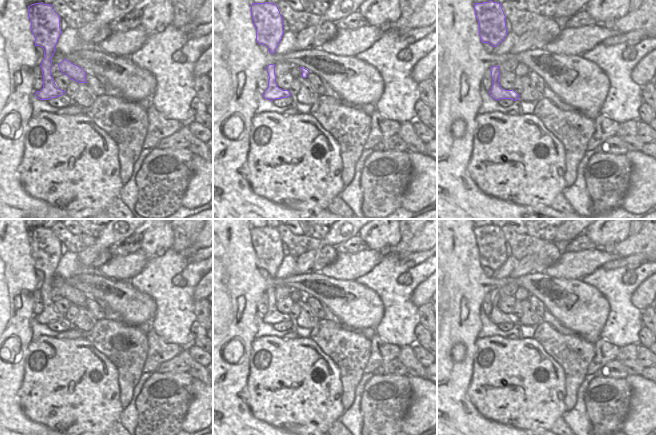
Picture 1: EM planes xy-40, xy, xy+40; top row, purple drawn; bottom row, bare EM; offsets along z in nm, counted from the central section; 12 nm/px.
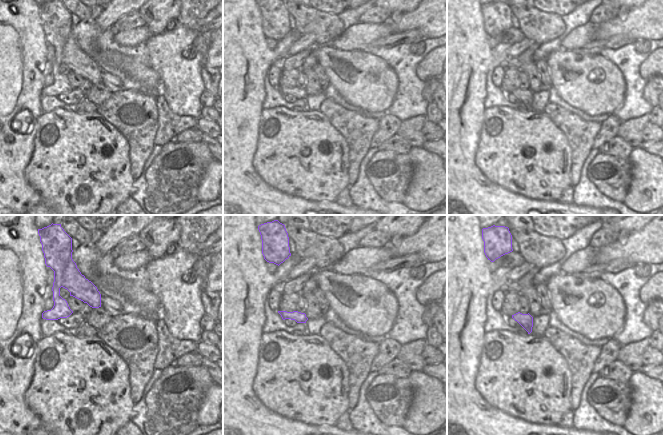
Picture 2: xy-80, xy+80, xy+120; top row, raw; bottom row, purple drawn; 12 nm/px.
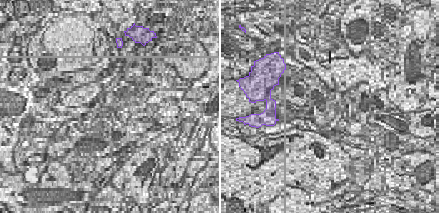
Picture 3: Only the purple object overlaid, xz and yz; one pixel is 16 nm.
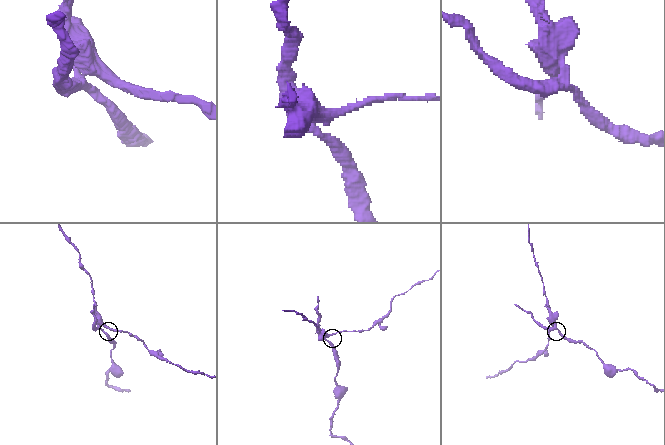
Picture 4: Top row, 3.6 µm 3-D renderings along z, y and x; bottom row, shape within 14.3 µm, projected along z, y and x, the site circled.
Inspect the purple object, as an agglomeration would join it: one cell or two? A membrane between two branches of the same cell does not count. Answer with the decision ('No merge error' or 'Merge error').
Merge error

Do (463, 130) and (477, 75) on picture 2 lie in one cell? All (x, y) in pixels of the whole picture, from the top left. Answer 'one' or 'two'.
one

